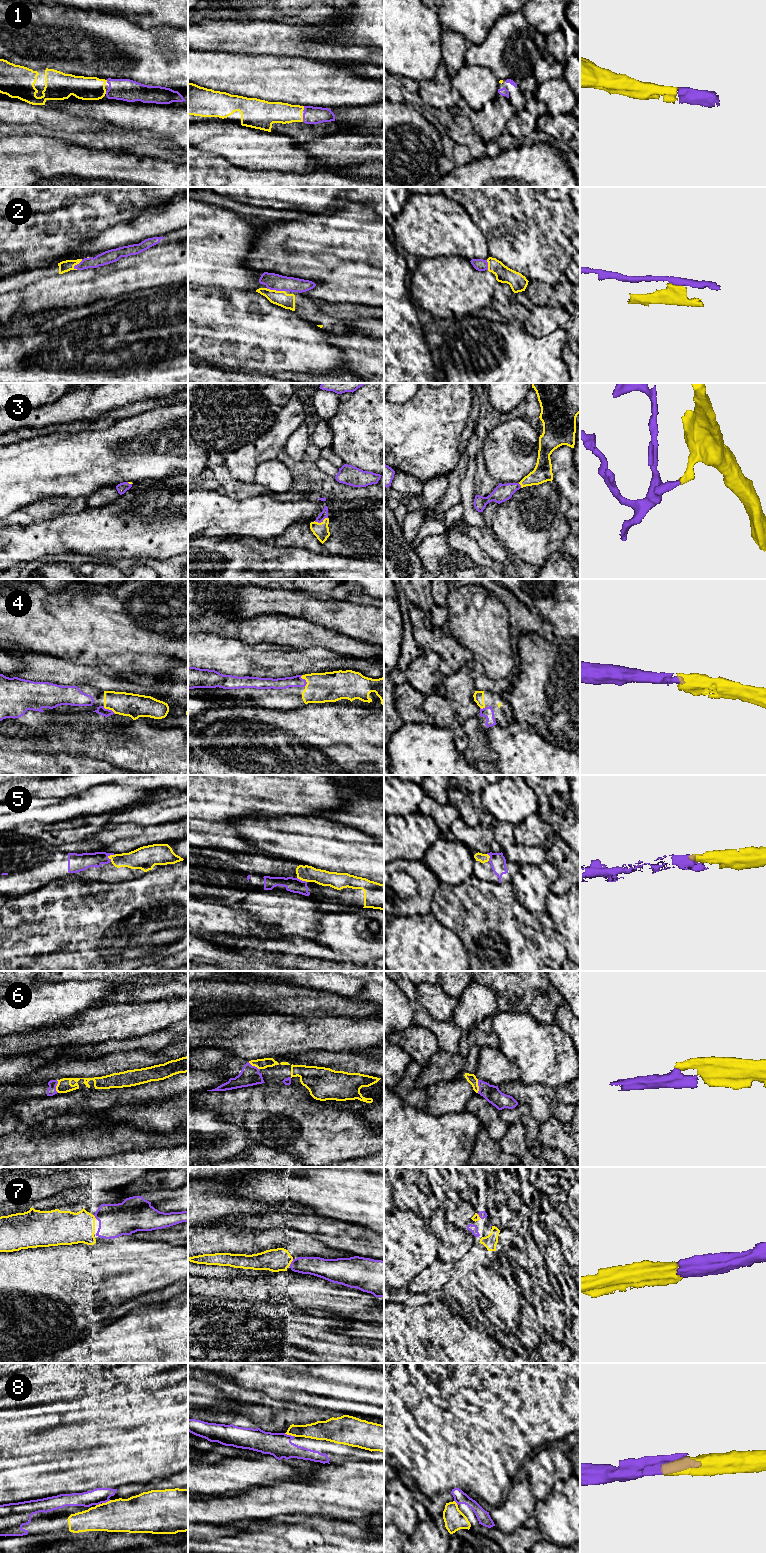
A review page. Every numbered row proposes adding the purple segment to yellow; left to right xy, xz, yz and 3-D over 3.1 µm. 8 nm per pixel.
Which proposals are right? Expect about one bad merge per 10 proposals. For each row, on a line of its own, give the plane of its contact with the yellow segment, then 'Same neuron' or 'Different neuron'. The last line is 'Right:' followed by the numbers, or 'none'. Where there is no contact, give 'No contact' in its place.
1: Touches yellow in xz. Same neuron
2: Touches yellow in xz. Same neuron
3: Touches yellow in xz. Same neuron
4: Touches yellow in xz. Same neuron
5: Touches yellow in xy. Same neuron
6: Touches yellow in xy. Same neuron
7: Touches yellow in xz. Same neuron
8: Touches yellow in xz. Same neuron
Right: 1, 2, 3, 4, 5, 6, 7, 8

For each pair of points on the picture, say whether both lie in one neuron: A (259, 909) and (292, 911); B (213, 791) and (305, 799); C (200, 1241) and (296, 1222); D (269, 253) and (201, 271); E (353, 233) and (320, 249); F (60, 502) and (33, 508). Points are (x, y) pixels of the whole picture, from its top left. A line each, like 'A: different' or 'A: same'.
A: same
B: same
C: different
D: different
E: same
F: same

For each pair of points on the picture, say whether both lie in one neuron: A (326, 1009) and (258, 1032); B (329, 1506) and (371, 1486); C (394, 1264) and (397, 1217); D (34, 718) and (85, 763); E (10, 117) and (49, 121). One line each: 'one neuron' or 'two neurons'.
A: two neurons
B: one neuron
C: one neuron
D: two neurons
E: one neuron

